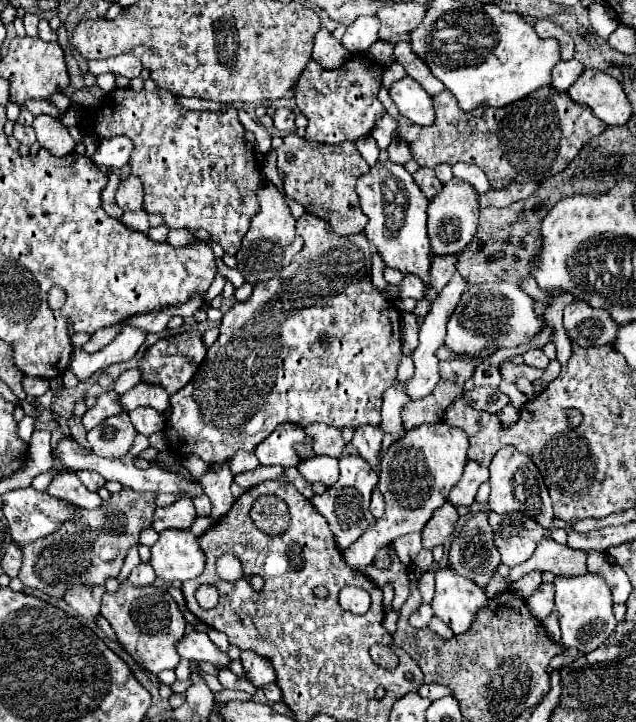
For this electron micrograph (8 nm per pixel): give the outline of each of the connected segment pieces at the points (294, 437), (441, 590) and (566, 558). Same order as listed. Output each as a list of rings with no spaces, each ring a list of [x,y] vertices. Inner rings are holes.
[[[281,424],[279,428],[275,428],[271,436],[267,436],[267,440],[263,440],[263,444],[255,448],[255,456],[263,466],[267,464],[279,464],[283,468],[297,466],[301,458],[295,452],[295,444],[299,442],[305,442],[305,430],[295,424]]]
[[[445,568],[435,572],[435,598],[431,606],[435,616],[447,622],[455,634],[463,634],[473,624],[477,612],[487,606],[487,594],[455,570]]]
[[[543,538],[527,562],[510,570],[507,582],[511,584],[536,570],[539,572],[549,570],[555,576],[579,576],[587,572],[585,560],[587,560],[587,554],[583,550],[573,550],[569,546],[557,544],[553,538]]]

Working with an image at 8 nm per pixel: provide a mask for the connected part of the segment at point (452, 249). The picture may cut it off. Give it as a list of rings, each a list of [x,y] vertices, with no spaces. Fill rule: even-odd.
[[[451,178],[443,190],[431,200],[429,204],[429,220],[427,220],[427,228],[429,228],[429,238],[431,238],[431,248],[435,254],[459,254],[463,250],[463,246],[467,246],[475,232],[477,232],[477,220],[479,220],[479,194],[475,192],[475,188],[471,188],[471,184],[459,180],[459,178]]]

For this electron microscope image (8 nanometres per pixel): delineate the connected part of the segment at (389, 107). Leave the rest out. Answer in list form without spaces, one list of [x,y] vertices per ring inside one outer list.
[[[381,86],[381,90],[379,90],[377,98],[379,98],[379,102],[385,106],[385,110],[387,110],[393,118],[399,118],[399,110],[397,110],[397,106],[393,104],[393,100],[389,98],[389,92],[387,92],[387,88],[385,88],[385,86]]]

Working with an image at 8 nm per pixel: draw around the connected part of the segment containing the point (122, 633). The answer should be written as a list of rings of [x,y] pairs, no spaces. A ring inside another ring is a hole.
[[[121,582],[115,594],[105,592],[101,600],[101,616],[115,630],[119,644],[143,670],[159,674],[161,670],[169,670],[179,664],[179,654],[175,646],[185,634],[185,618],[167,590],[157,586],[139,588],[131,582]]]

